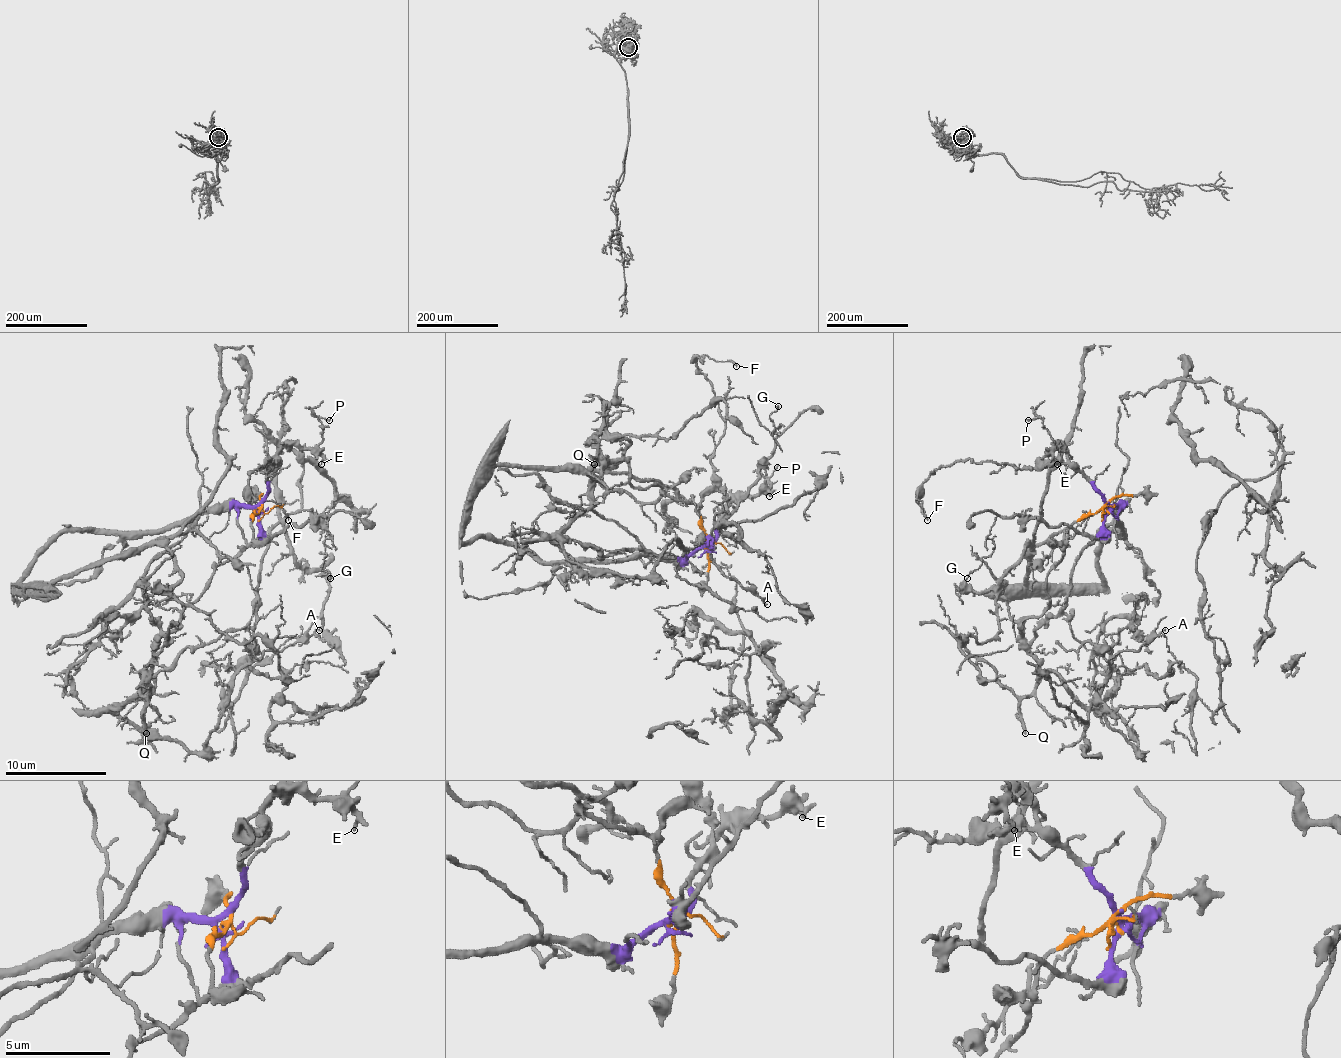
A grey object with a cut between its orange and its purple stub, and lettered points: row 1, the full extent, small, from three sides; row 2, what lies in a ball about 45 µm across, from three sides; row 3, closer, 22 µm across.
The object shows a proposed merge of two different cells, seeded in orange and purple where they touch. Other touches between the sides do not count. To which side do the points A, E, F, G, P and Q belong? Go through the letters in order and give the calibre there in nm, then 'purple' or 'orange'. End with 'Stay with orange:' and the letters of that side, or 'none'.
A: 80 nm thick; orange
E: 190 nm thick; purple
F: 140 nm thick; purple
G: 130 nm thick; purple
P: 110 nm thick; purple
Q: 280 nm thick; orange
Stay with orange: A, Q

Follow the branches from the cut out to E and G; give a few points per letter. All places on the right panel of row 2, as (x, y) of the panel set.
E: (1106, 508), (1106, 497), (1063, 449), (1055, 447), (1052, 452), (1057, 464)
G: (1106, 508), (1103, 528), (1096, 536), (1047, 525), (1040, 518), (999, 518), (991, 533), (994, 551), (966, 579)

